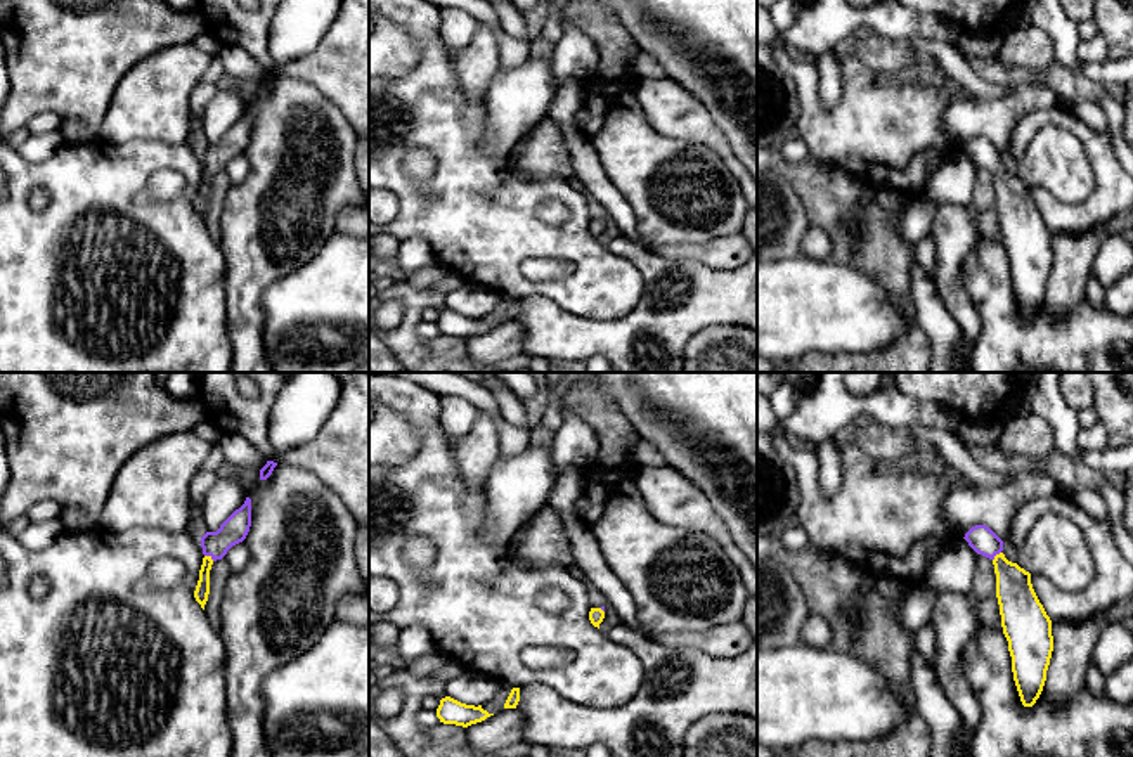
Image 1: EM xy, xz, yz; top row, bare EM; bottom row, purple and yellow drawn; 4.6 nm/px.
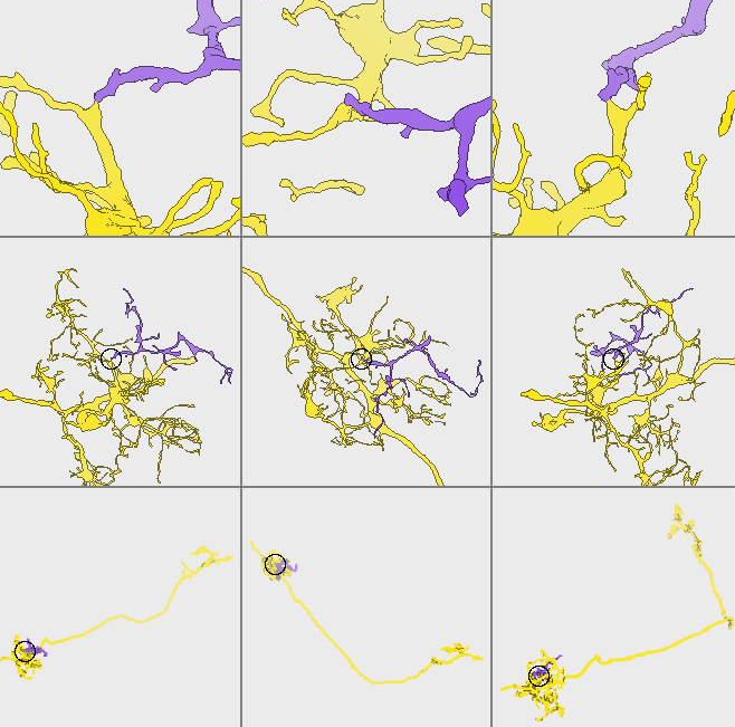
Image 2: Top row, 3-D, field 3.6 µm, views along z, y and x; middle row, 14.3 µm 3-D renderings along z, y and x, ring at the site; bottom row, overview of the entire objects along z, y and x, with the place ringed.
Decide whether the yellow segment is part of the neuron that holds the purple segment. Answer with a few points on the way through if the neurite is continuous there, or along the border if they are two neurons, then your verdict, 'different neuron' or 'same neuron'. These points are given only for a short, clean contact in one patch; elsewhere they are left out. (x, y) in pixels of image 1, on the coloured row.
way xy (234, 529), (210, 555), (201, 591); same neuron

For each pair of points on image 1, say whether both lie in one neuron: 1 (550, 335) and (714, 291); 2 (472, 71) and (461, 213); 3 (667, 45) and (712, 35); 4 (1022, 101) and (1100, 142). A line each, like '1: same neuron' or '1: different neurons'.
1: same neuron
2: different neurons
3: same neuron
4: different neurons

